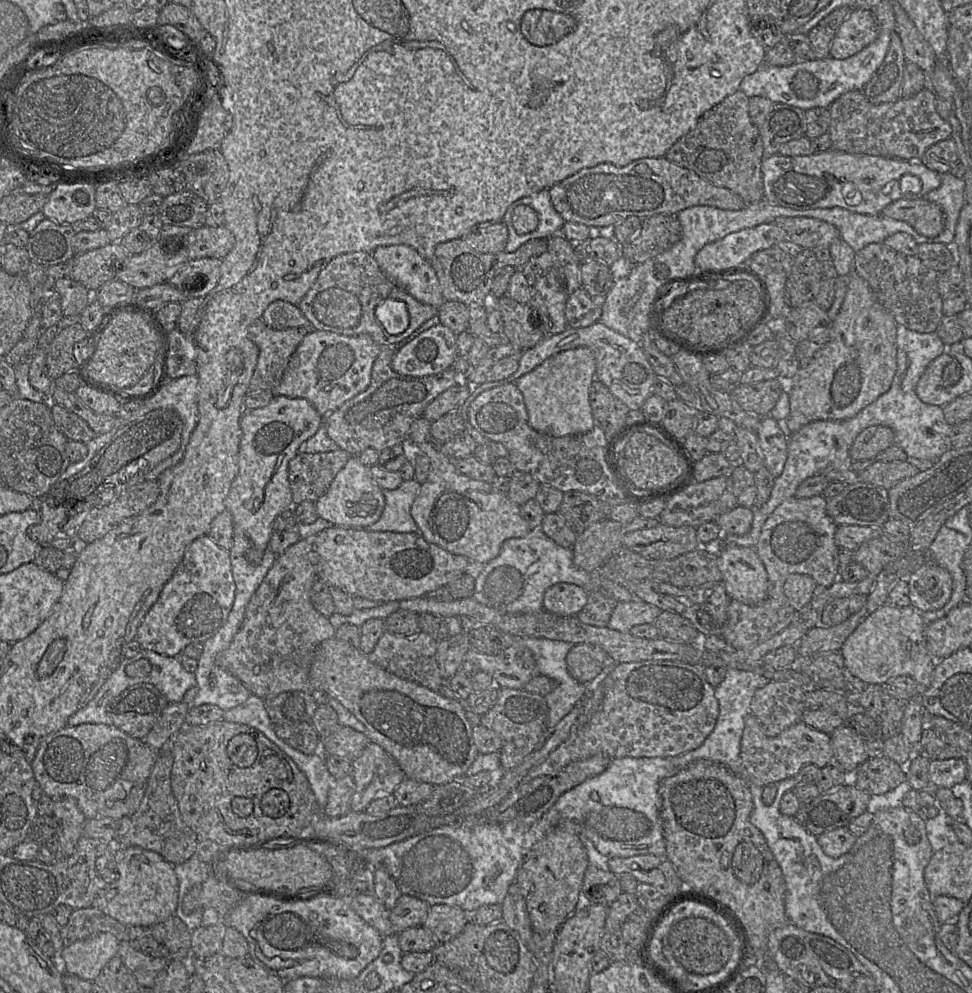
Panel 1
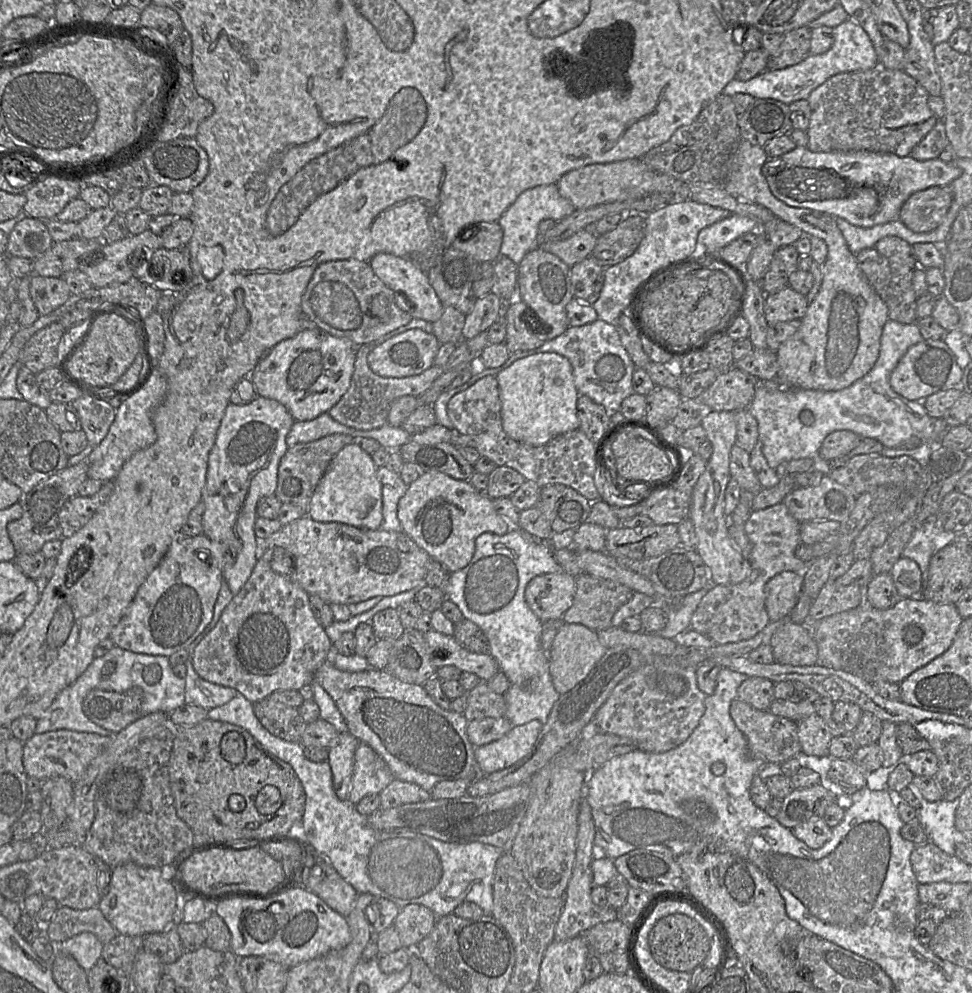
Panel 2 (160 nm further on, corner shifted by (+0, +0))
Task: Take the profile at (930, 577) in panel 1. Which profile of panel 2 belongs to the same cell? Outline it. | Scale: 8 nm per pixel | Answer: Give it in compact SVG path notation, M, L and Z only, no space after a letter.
M900 557L890 571L894 585L902 598L923 599L922 572L918 564L906 557Z

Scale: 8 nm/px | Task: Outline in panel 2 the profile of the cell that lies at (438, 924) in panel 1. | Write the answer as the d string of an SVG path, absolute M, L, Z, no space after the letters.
M410 904L401 908L394 920L402 948L412 948L422 941L433 929L437 917L421 904Z

